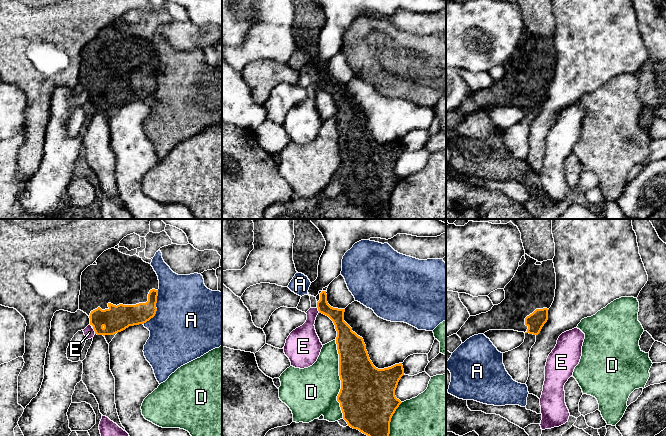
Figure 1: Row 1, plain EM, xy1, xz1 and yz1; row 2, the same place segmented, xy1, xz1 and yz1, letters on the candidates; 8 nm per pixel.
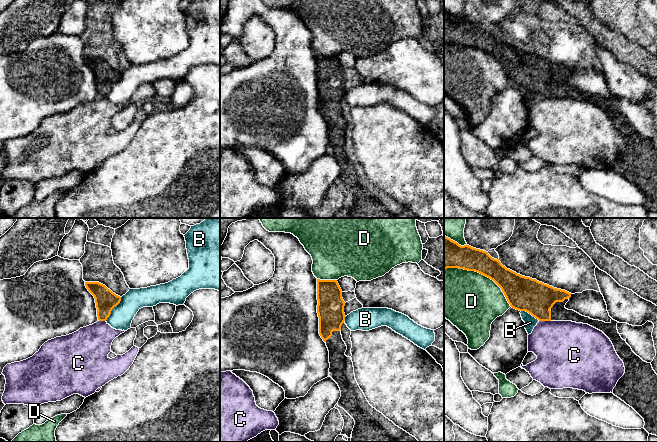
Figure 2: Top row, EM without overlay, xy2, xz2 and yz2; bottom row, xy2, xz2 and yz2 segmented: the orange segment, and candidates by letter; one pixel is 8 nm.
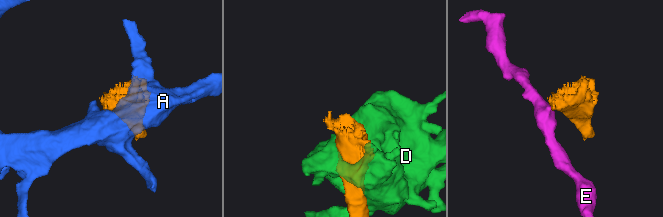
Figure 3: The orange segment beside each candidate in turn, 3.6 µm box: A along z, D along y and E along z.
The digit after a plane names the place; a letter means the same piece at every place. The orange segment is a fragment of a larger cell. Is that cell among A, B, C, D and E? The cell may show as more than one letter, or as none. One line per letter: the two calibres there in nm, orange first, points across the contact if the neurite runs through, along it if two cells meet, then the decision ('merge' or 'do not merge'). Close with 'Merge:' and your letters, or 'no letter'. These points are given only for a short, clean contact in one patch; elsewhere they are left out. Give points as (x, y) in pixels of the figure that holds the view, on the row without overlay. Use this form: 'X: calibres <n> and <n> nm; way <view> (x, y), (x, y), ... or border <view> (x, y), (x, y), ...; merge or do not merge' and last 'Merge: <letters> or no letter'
A: calibres 180 and 500 nm; do not merge
B: calibres 170 and 180 nm; border xy2 (121, 73), (121, 76), (105, 96); do not merge
C: calibres 260 and 420 nm; border yz2 (539, 96), (550, 97); do not merge
D: calibres 440 and 400 nm; do not merge
E: calibres 200 and 90 nm; border xy1 (92, 104), (95, 109); do not merge
Merge: no letter

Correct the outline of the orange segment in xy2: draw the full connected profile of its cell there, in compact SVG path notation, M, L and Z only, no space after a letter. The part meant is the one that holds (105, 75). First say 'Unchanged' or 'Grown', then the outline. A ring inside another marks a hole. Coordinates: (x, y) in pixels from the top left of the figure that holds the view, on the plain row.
Unchanged. M85 58L85 62L95 74L98 96L106 97L112 85L120 79L121 73L99 58Z

